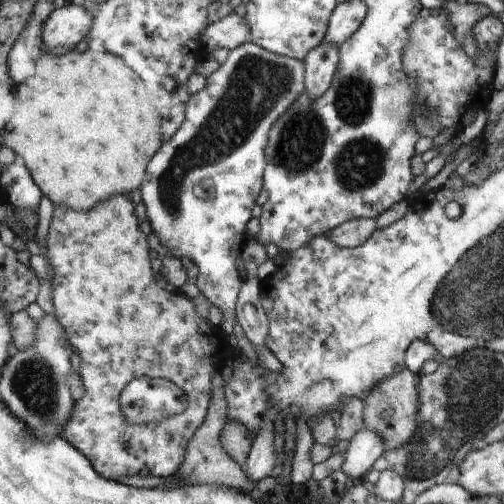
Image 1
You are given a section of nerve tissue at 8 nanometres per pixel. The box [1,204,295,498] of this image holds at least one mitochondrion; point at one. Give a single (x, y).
(34, 381)

